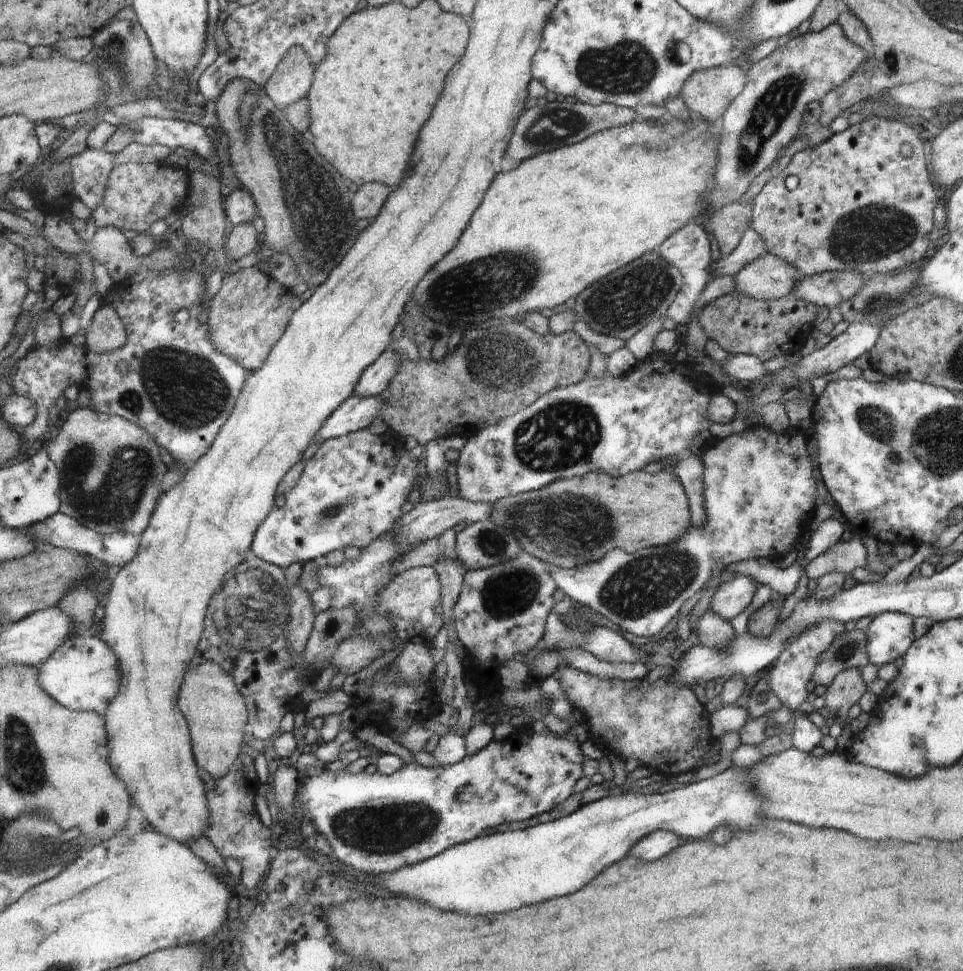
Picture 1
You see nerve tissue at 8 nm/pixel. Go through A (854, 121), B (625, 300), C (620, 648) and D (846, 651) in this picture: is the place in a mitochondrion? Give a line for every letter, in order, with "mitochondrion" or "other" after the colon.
A: other
B: mitochondrion
C: other
D: mitochondrion

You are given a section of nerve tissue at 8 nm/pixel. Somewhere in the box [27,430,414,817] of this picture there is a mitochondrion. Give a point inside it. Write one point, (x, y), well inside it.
(127, 468)

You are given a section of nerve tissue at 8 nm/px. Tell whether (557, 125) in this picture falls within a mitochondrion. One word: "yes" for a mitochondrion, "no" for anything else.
yes

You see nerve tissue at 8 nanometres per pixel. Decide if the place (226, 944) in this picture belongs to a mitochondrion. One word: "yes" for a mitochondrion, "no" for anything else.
no

